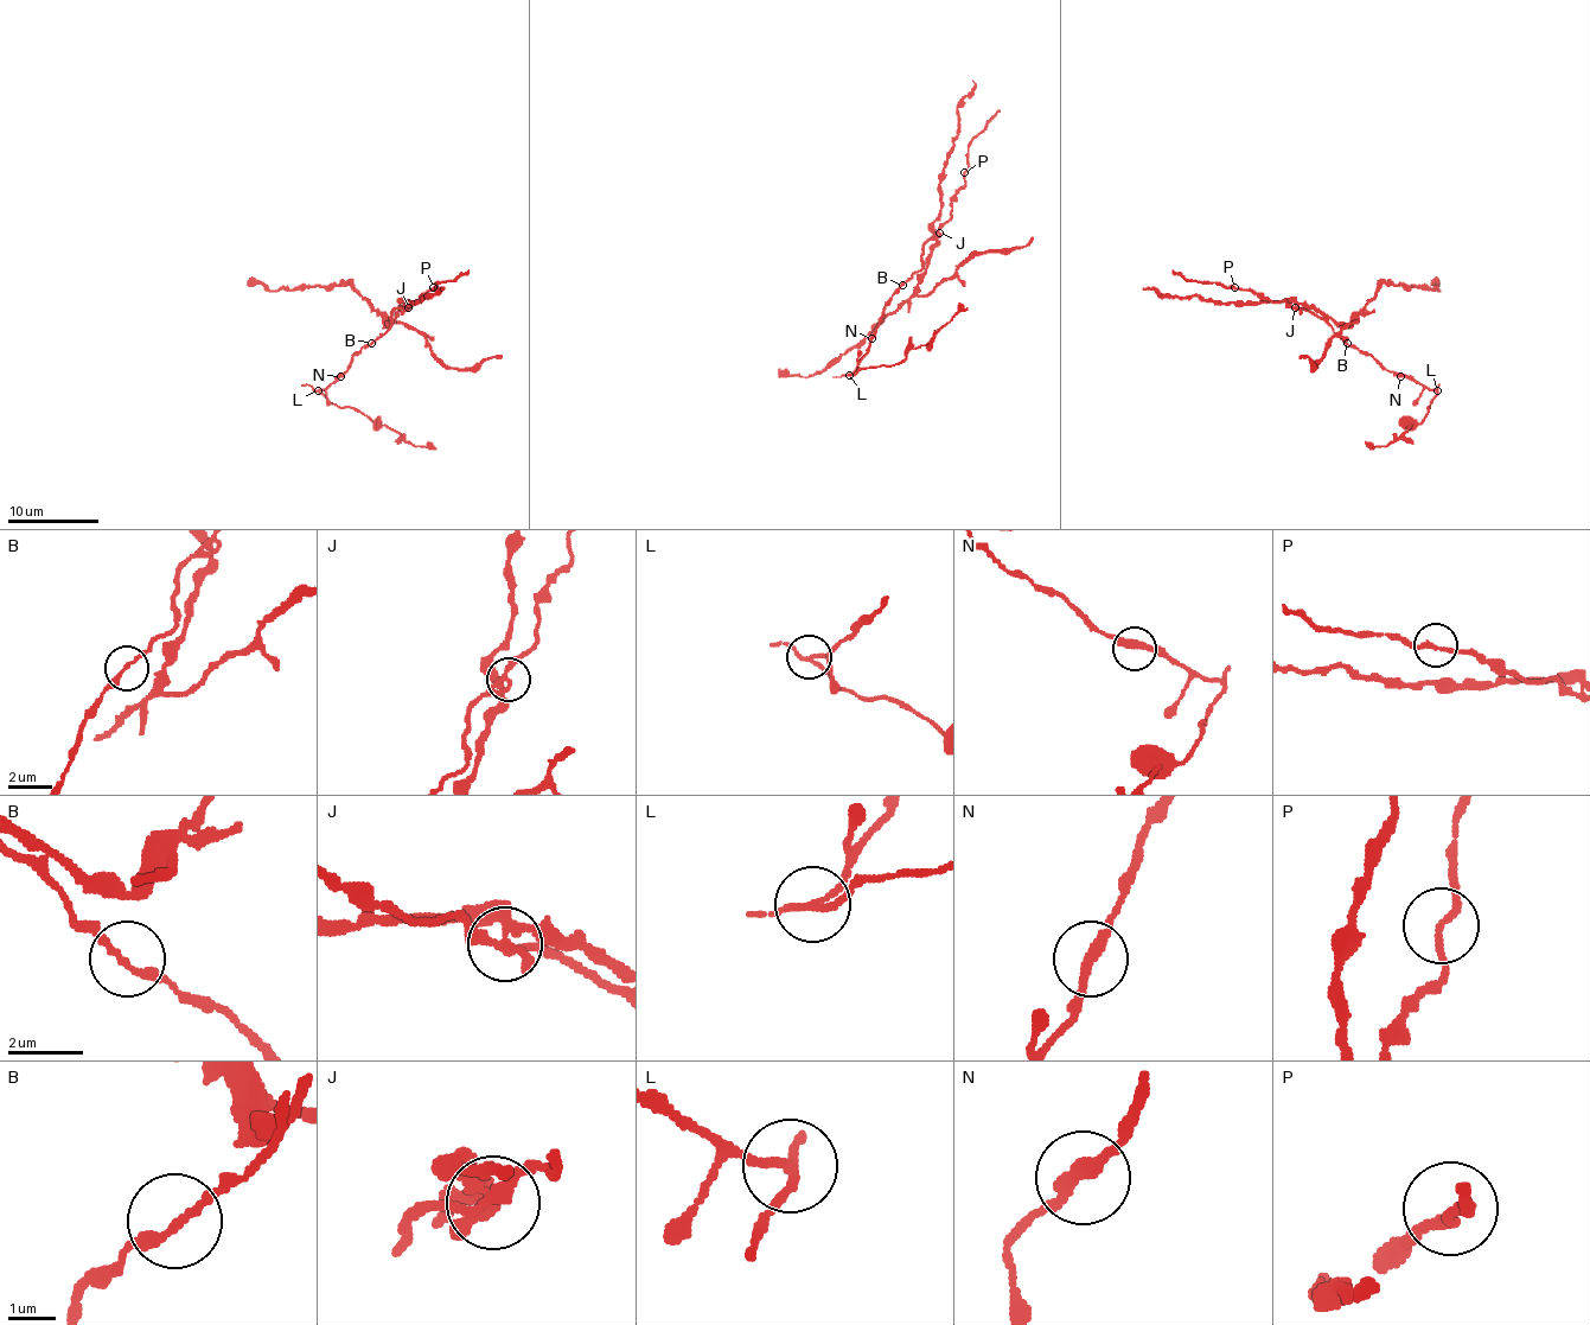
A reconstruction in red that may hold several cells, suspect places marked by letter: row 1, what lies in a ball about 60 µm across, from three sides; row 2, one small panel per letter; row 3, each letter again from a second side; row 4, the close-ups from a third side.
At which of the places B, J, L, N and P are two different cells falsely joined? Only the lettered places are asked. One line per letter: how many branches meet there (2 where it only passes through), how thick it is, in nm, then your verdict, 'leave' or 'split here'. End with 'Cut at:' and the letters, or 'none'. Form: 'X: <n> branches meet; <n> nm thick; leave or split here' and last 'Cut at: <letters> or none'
B: 2 branches meet; 170 nm thick; leave
J: 4 branches meet; 240 nm thick; split here
L: 3 branches meet; 170 nm thick; split here
N: 2 branches meet; 280 nm thick; leave
P: 2 branches meet; 180 nm thick; leave
Cut at: J, L

